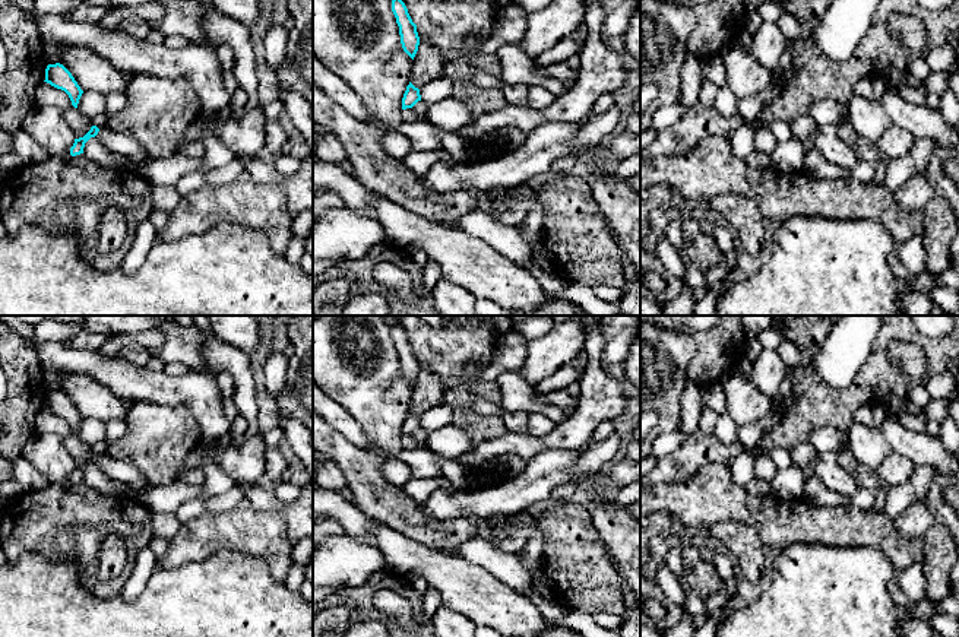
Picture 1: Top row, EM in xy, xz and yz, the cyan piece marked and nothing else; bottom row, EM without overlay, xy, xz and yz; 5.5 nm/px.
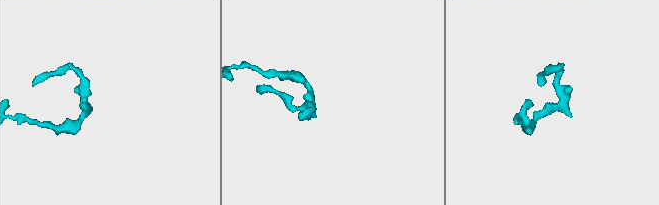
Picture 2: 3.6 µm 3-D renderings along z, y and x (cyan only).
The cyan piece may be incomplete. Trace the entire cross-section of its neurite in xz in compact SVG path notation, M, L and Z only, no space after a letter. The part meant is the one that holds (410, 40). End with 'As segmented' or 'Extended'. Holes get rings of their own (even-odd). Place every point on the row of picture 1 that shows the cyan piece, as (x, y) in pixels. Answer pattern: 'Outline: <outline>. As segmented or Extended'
Outline: M392 0L392 12L399 26L402 48L414 60L420 45L417 25L412 22L408 9L402 0Z. As segmented

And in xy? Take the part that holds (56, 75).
Outline: M60 63L48 64L45 69L45 80L51 86L64 91L75 108L77 108L79 99L83 94L72 73Z. As segmented

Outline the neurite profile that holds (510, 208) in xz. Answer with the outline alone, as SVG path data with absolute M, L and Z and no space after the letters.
M522 183L500 194L493 202L493 207L500 224L519 226L537 202L534 188L528 183Z

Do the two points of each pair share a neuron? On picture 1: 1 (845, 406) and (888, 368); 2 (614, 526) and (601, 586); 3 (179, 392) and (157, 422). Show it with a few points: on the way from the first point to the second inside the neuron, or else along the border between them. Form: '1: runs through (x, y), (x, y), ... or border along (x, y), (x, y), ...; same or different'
1: runs through (855, 396), (877, 374); same
2: border along (591, 516), (592, 525), (607, 547); different
3: border along (135, 402), (184, 406), (198, 425); different

